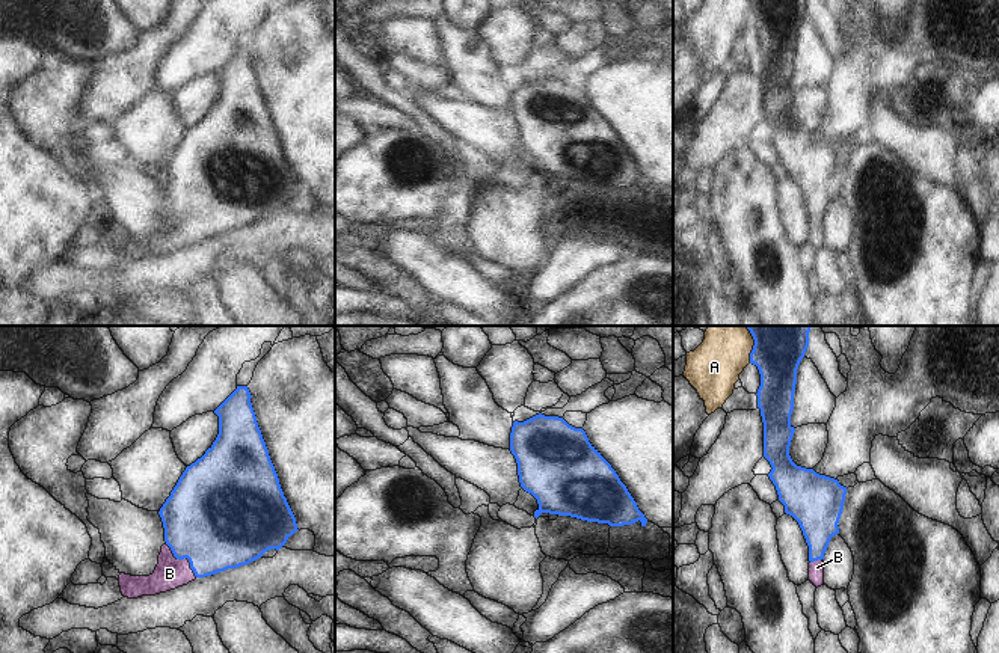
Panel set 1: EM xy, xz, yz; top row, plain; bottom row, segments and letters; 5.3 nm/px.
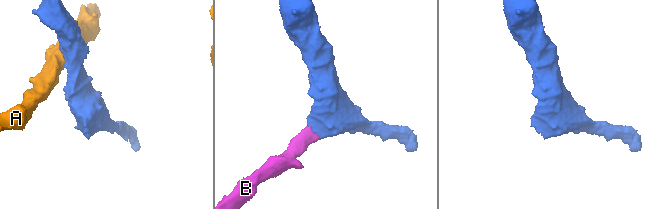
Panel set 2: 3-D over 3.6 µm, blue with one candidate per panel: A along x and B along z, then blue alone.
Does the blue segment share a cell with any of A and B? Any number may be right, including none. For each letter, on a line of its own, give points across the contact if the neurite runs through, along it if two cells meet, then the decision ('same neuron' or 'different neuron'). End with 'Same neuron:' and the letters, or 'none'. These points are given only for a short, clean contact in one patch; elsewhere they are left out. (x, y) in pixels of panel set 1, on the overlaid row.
A: along yz (744, 326), (753, 340), (750, 362) | different neuron
B: across xy (209, 519), (183, 558), (169, 573) | same neuron
Same neuron: B

